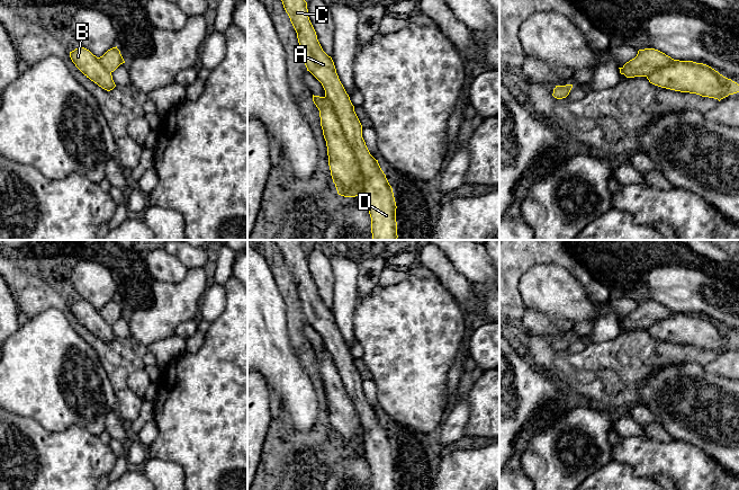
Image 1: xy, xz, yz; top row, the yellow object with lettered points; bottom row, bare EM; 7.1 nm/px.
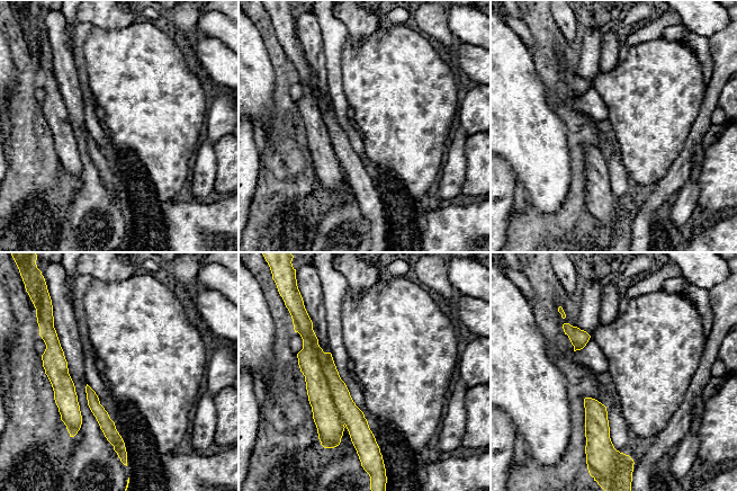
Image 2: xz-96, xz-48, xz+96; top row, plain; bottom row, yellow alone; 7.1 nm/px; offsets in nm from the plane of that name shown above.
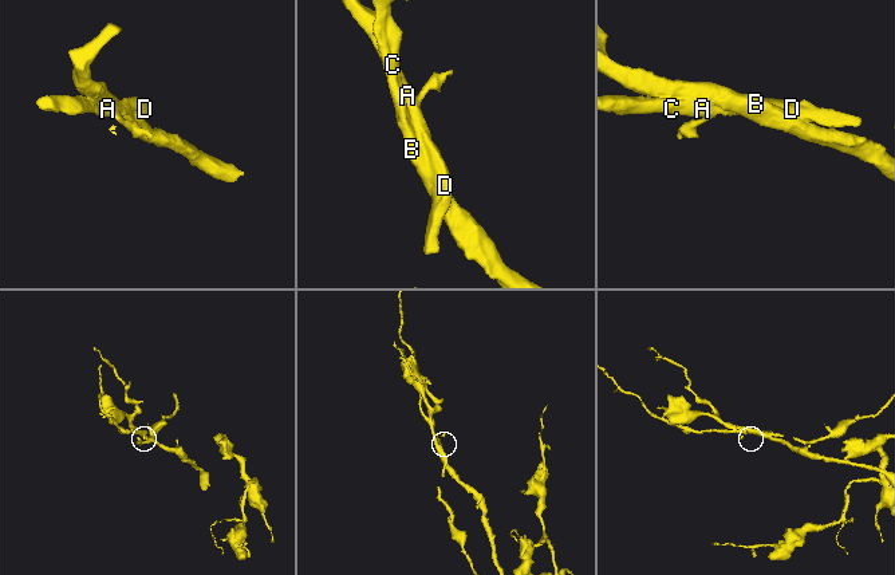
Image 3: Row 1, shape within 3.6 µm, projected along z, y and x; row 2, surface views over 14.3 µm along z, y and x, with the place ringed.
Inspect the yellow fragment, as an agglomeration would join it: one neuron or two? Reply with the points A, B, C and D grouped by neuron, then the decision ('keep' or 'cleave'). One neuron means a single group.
A B C D | keep

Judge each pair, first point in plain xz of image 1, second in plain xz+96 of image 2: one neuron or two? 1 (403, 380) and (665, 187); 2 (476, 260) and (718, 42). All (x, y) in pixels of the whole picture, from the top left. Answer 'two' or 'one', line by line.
1: two
2: two

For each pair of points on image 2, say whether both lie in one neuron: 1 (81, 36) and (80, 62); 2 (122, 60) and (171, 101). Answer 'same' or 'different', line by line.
1: same
2: same

